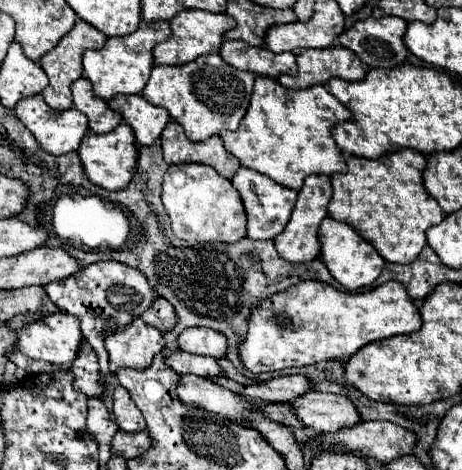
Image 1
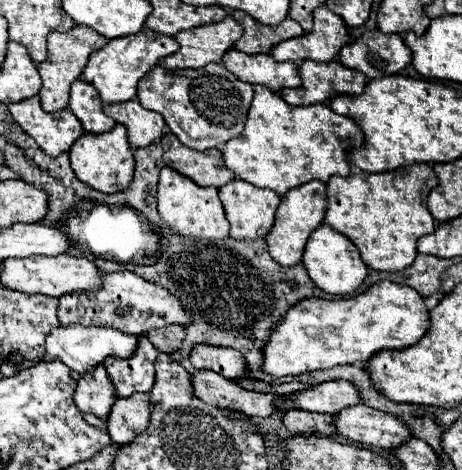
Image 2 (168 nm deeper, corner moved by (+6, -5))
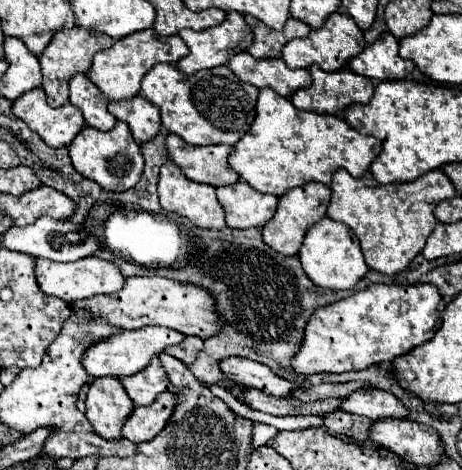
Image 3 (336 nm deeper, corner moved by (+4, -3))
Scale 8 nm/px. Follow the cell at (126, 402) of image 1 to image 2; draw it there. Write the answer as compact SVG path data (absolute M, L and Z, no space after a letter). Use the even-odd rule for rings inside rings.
M136 394L128 400L120 398L112 406L108 418L108 434L114 444L130 444L150 424L150 394Z

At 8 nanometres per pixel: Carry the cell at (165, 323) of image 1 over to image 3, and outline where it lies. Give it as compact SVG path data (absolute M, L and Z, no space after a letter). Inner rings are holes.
M184 336L182 344L178 344L178 346L168 346L164 352L190 366L190 364L194 362L198 350L202 350L202 340L200 340L200 338L194 338L194 336Z

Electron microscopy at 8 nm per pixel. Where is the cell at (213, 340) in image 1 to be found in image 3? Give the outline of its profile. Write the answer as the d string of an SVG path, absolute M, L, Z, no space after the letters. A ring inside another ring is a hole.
M226 358L220 362L220 370L240 386L258 388L270 396L288 396L296 388L294 382L276 376L268 366L248 358Z

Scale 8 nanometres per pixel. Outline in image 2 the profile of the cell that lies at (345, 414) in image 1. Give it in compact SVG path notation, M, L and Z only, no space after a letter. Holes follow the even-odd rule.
M366 404L348 408L348 412L340 412L334 418L338 434L362 446L390 450L406 444L412 438L410 428L400 418L374 410Z

